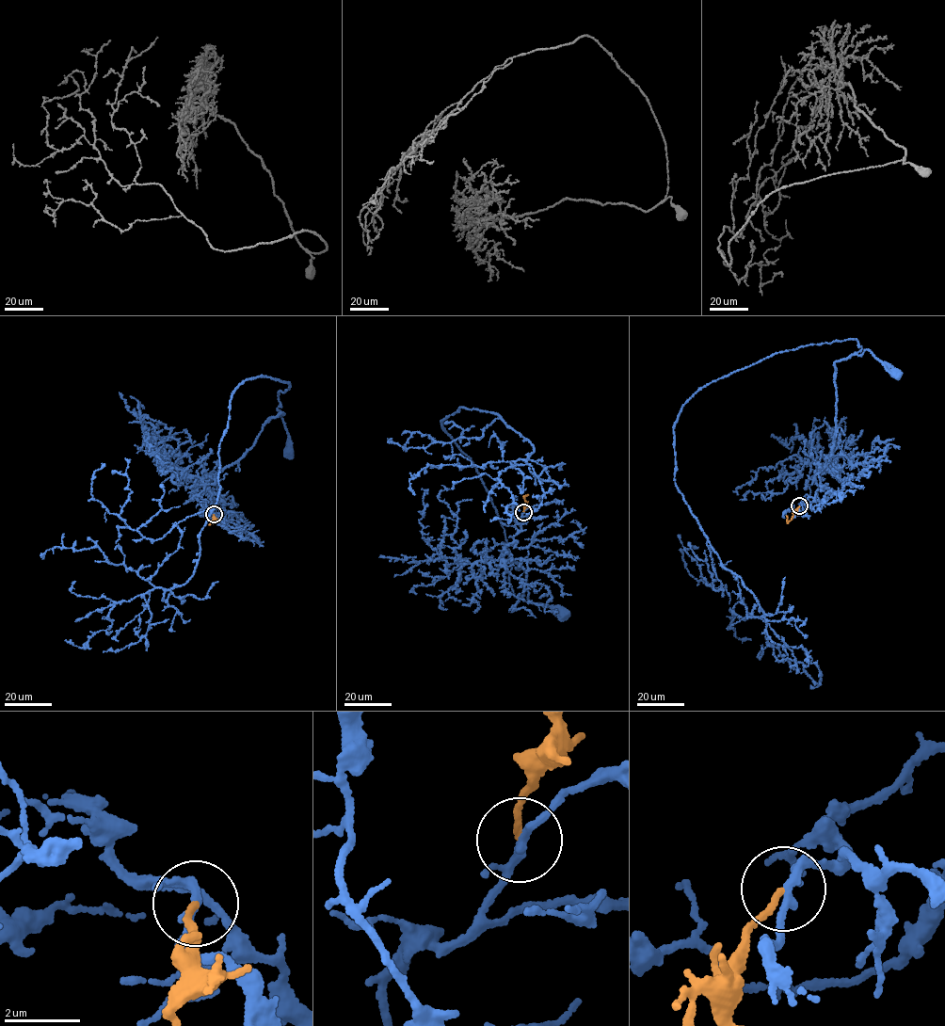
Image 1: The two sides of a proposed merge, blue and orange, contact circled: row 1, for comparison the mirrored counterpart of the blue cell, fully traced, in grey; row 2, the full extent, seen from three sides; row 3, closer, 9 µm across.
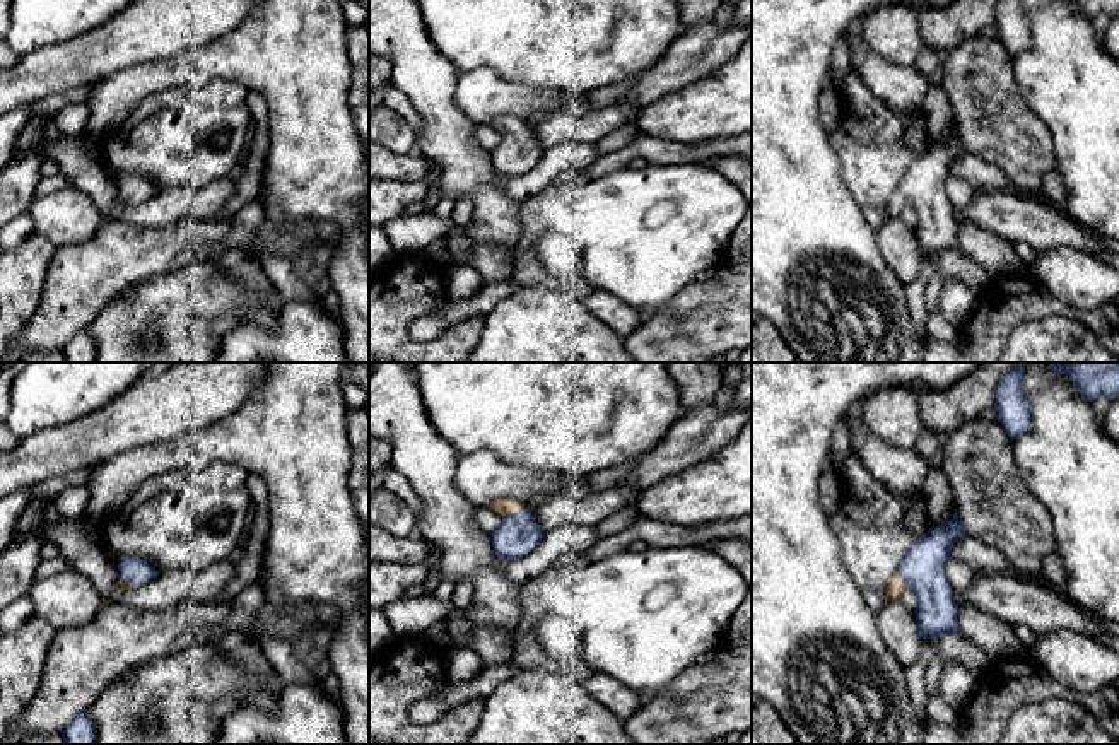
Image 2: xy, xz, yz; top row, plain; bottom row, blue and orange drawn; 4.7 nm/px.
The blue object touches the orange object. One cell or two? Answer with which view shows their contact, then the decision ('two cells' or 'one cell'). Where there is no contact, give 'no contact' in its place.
meets blue in xz; one cell

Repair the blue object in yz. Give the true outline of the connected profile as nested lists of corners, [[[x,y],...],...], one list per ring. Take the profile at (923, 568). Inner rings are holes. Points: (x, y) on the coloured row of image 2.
[[[955,516],[946,525],[929,528],[928,533],[905,554],[899,572],[885,588],[887,601],[899,601],[905,588],[917,596],[914,610],[921,639],[938,639],[945,634],[962,634],[958,629],[958,605],[945,576],[953,543],[965,535],[965,526]]]

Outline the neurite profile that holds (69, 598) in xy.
[[[72,567],[34,581],[27,596],[34,615],[56,631],[91,624],[103,607],[92,581]]]

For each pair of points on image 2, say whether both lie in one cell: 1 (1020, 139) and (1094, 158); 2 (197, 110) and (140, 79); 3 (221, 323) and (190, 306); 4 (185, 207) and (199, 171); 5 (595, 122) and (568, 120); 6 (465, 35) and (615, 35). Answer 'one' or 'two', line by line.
1: two
2: two
3: two
4: two
5: one
6: one

